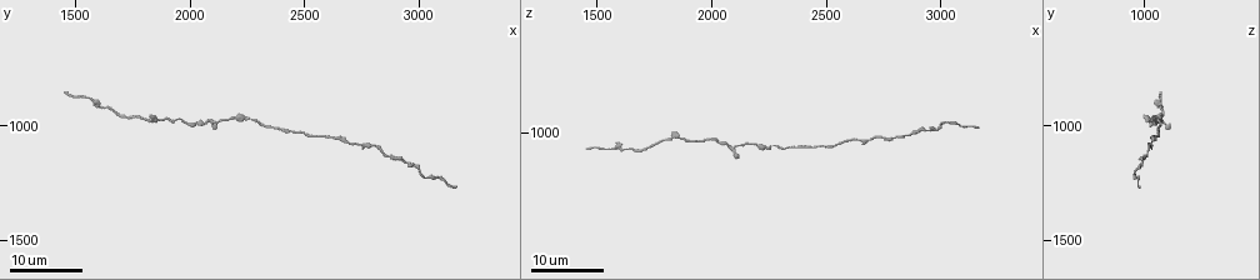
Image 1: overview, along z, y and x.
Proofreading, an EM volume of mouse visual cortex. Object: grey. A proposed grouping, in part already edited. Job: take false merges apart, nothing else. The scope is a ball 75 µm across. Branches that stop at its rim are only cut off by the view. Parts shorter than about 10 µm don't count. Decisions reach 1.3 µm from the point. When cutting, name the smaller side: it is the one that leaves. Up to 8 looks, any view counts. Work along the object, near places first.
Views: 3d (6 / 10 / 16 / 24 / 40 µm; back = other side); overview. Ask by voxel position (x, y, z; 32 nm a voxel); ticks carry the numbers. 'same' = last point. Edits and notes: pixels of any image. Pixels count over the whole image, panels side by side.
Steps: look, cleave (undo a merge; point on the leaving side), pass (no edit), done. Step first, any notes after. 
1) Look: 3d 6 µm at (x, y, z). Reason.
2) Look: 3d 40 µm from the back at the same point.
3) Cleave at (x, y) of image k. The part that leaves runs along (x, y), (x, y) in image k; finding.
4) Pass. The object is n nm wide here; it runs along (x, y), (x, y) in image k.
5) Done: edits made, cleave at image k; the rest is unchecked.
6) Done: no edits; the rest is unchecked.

Look: 3d 16 µm at (2870, 1130, 990). Sudden change in width.

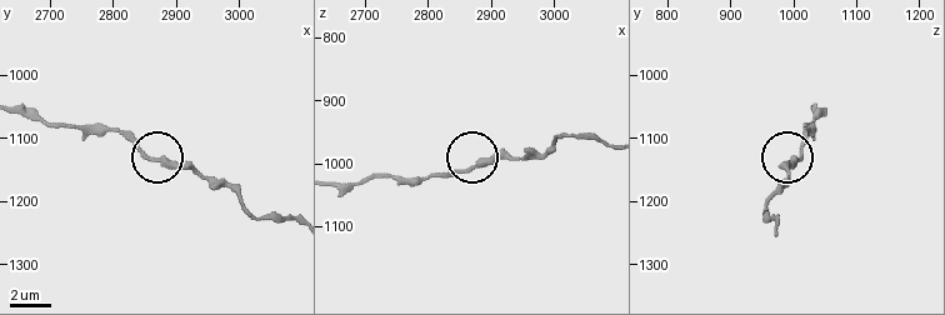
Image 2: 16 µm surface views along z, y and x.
Look: 3d 10 µm at (2870, 1140, 1005).

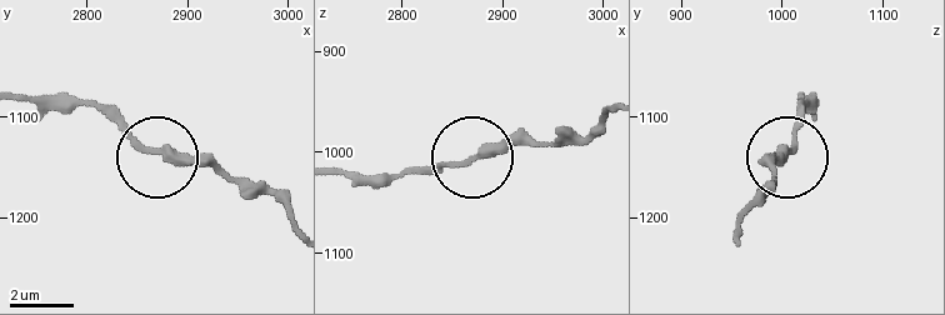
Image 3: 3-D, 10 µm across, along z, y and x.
Pass. It runs along (335, 174), (431, 174), (529, 141), (558, 141) in image 3; all the same neuron.

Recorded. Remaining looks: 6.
Look: 3d 24 µm at (2610, 1050, 1030). Thick turns thin.

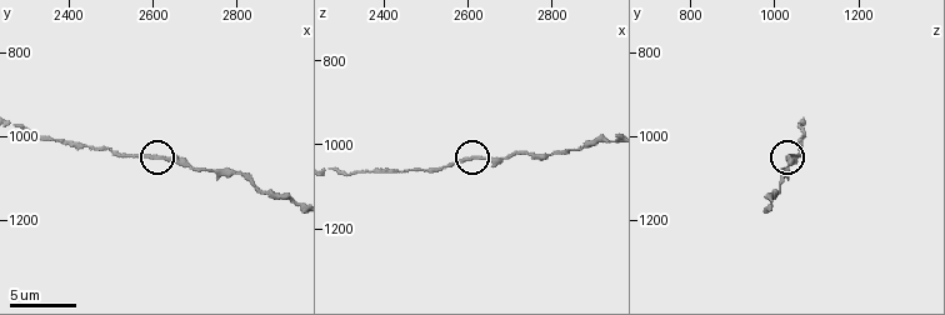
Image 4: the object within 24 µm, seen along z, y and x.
Look: 3d 10 µm at (2625, 1055, 1035).

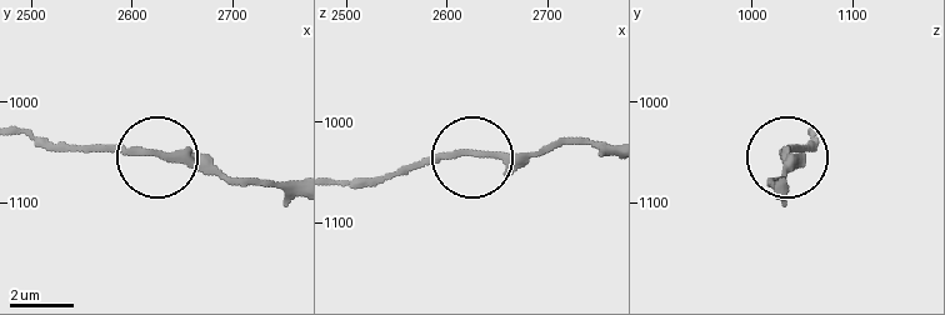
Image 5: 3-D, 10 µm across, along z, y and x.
Pass. The object is 200 nm wide here; it runs along (25, 131), (81, 148), (186, 156), (231, 178) in image 5; all the same neuron.

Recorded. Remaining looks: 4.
Look: 3d 6 µm at (2315, 1000, 1065).

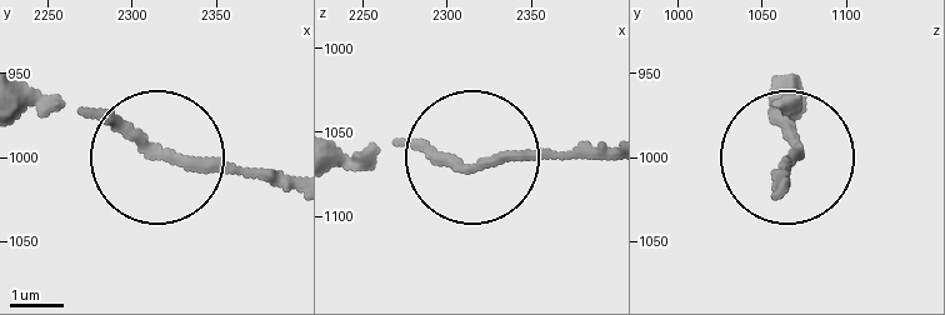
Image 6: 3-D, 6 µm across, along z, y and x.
Pass. The object is 190 nm wide here; it runs along (478, 165), (410, 143), (343, 151) in image 6; all the same neuron.

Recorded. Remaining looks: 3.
Look: 3d 16 µm at (1810, 980, 1040). Thick turns thin.

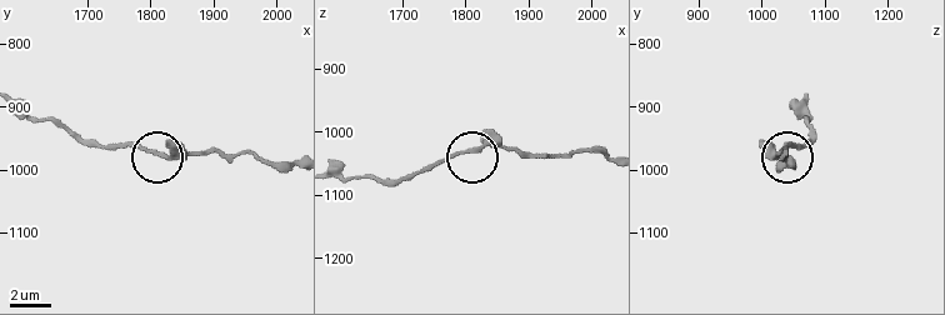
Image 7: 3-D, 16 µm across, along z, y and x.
Look: 3d 6 µm at (1805, 975, 1030).

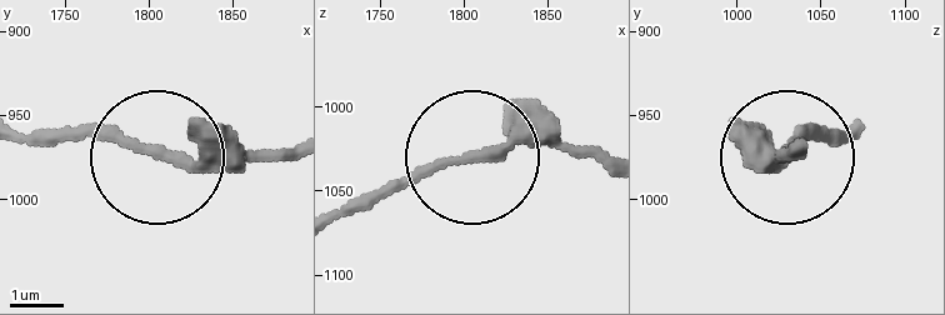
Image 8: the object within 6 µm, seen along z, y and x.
Pass. It runs along (293, 155), (24, 141) in image 8; one neuron here.

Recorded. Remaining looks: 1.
Done: no edits; the rest is unchecked.

